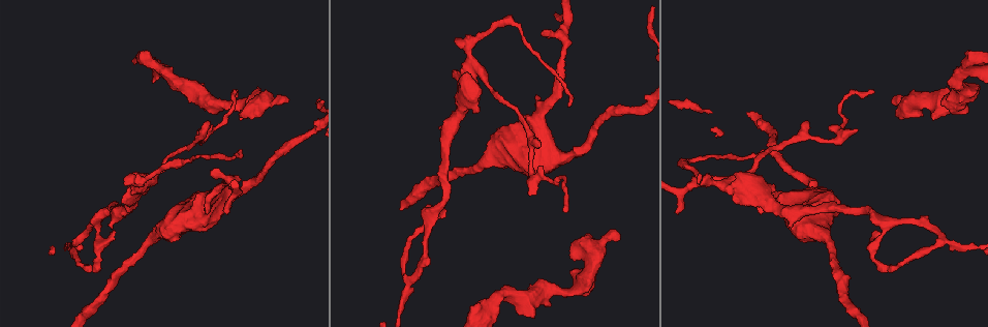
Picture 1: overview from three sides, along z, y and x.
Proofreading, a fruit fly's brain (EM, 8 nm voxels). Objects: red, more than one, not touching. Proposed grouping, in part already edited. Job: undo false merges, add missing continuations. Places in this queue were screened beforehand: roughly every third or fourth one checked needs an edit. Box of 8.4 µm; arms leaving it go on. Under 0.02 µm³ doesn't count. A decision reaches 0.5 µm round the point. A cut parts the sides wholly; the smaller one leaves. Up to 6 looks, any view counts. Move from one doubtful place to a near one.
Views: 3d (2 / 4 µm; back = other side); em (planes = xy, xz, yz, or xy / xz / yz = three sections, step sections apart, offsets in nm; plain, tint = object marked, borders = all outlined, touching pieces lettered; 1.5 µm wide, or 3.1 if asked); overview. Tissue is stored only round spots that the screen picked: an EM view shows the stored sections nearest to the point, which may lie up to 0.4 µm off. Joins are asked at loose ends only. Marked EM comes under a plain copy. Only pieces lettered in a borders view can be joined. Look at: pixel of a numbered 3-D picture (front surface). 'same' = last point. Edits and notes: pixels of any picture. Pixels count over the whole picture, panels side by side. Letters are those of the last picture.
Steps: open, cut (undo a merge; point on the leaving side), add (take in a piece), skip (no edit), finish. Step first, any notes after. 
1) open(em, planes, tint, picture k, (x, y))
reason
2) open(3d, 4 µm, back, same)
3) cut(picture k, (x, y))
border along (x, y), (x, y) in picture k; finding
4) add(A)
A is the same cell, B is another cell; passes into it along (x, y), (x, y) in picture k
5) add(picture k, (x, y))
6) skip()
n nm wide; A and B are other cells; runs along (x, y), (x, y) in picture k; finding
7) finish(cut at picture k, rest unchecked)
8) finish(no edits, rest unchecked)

open(em, xz, step 8, tint, picture 1, (683, 164))
abrupt turn

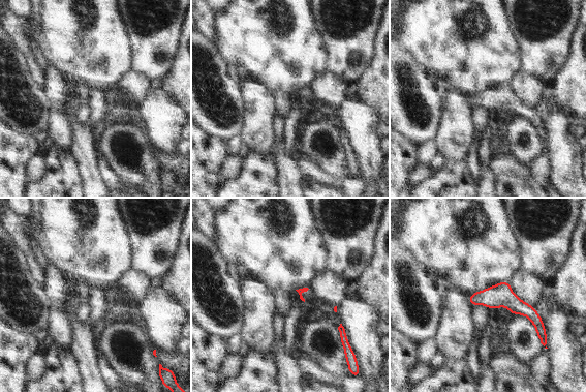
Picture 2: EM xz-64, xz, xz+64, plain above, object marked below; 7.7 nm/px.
open(em, planes, borders, same)

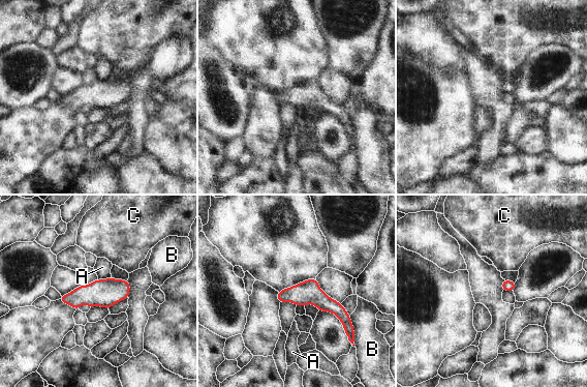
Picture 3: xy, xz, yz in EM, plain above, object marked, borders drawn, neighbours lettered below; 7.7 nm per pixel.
skip()
B touches over 170 nm; A, B and C are other cells; runs along (280, 294), (313, 294), (349, 325) in picture 3; one cell here

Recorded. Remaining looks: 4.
open(em, 3.1 µm, planes, tint, picture 1, (121, 201))
free end

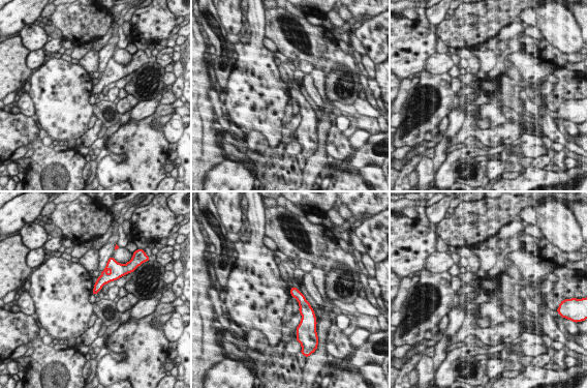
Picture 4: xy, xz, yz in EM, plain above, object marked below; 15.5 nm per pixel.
open(em, 3.1 µm, planes, borders, same)
what lies round it

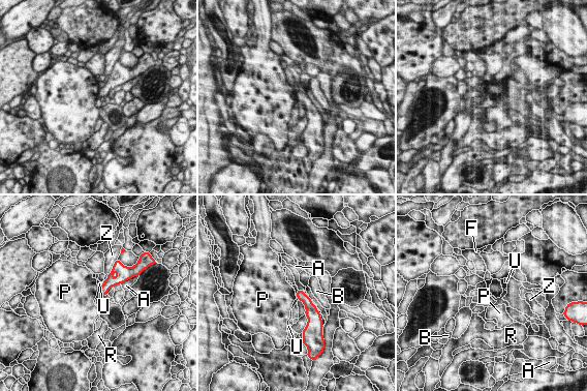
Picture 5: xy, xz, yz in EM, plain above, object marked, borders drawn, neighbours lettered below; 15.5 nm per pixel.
skip()
A, B, F, P, R, U and Z are other cells; border along (102, 283), (98, 296) in picture 5; none of them fits

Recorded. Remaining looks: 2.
open(em, xz, step 4, borders, picture 1, (894, 98))
stops while still wide

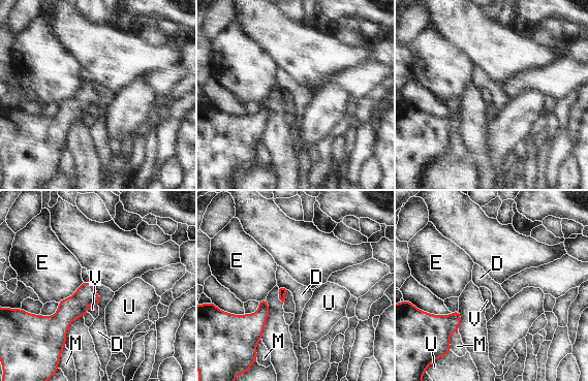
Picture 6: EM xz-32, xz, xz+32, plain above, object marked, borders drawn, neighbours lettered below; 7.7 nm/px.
skip()
E touches over 260 nm; D, E, M, U and V are other cells; runs along (88, 284), (61, 319), (61, 337) in picture 6; no lettered piece goes on from it

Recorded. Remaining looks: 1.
finish(no edits, rest unchecked)

